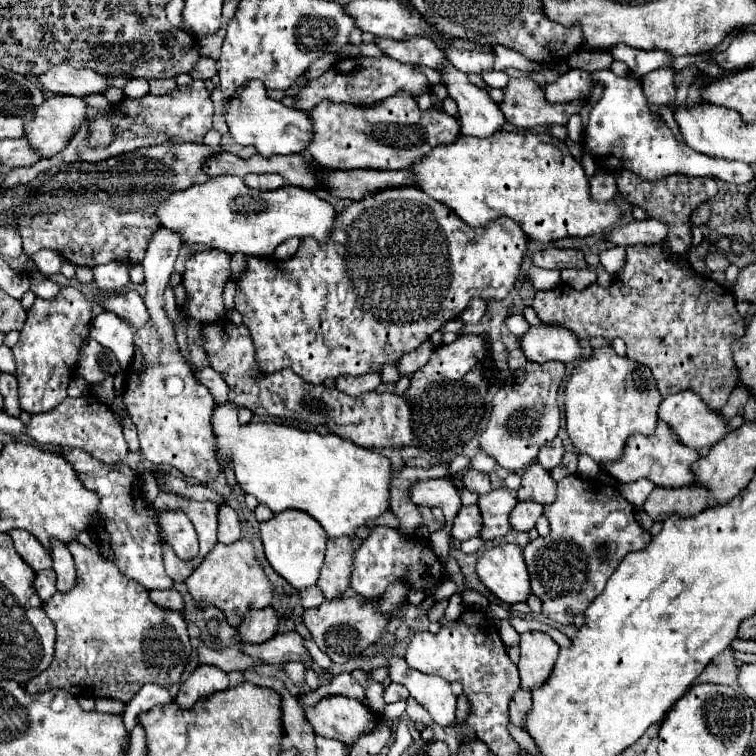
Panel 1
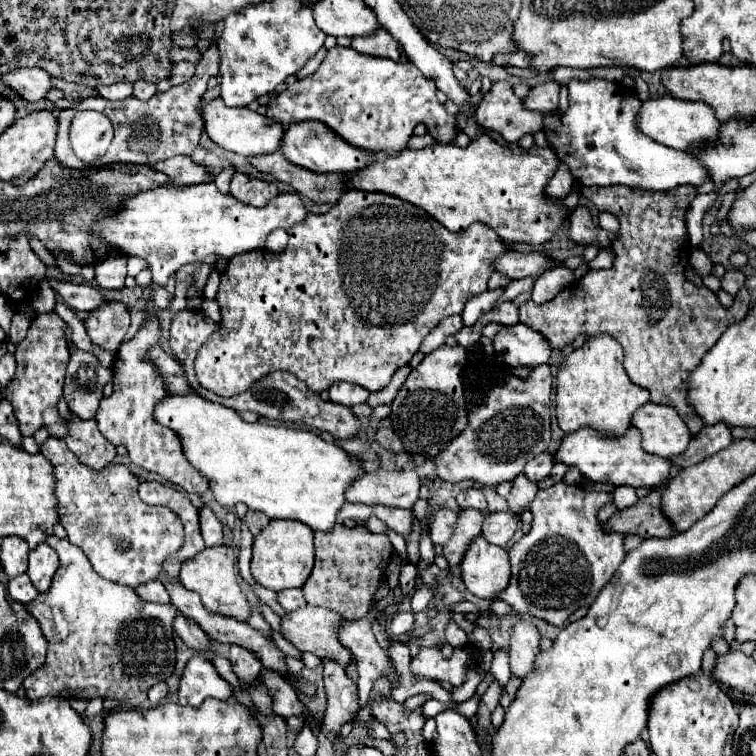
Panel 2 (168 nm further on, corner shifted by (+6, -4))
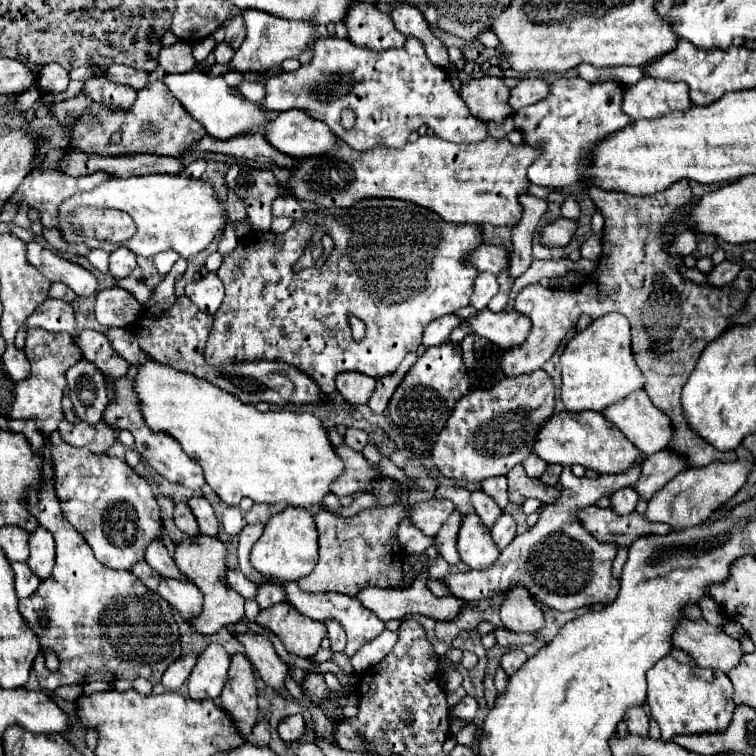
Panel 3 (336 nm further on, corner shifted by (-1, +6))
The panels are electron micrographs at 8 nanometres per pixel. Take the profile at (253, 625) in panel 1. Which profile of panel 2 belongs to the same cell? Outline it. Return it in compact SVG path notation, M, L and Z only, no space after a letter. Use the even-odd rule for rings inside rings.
M232 644L228 660L232 662L234 672L238 674L238 678L240 678L244 684L254 682L256 676L262 672L260 658L256 658L256 654L252 654L252 650L244 650L242 646Z

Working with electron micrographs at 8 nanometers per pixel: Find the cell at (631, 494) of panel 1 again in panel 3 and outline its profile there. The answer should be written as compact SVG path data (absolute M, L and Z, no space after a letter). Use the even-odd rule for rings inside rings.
M625 488L625 490L613 492L613 496L611 496L611 510L627 516L627 514L631 514L635 510L637 502L639 502L637 492L633 488Z

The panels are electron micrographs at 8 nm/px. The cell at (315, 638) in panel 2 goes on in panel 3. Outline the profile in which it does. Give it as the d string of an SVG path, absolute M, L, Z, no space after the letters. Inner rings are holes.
M287 602L261 610L255 622L269 630L271 634L275 634L283 642L287 652L305 658L317 654L321 640L327 636L323 622L301 616Z

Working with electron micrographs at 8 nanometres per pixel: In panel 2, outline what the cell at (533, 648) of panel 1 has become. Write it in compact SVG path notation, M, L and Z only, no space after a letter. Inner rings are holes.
M528 622L514 626L510 636L510 670L512 676L524 680L536 670L536 656L540 654L540 632Z

